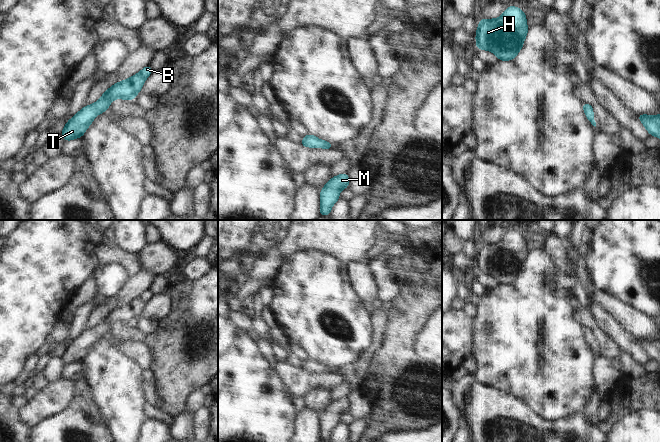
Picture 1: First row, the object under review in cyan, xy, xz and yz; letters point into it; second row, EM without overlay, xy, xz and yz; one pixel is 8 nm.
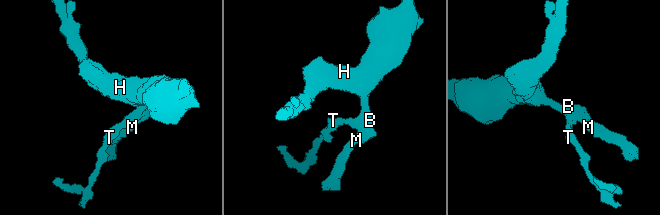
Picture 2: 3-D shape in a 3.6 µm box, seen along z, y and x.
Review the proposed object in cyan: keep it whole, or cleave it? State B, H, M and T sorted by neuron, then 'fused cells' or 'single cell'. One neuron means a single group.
groups B H M T; single cell

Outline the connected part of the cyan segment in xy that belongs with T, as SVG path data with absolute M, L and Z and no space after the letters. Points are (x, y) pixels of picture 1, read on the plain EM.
M146 290L135 300L115 307L111 312L107 313L97 326L93 329L86 329L65 348L61 357L63 363L70 365L82 361L89 349L94 345L95 340L105 336L110 331L111 325L117 322L133 324L152 296L153 293Z

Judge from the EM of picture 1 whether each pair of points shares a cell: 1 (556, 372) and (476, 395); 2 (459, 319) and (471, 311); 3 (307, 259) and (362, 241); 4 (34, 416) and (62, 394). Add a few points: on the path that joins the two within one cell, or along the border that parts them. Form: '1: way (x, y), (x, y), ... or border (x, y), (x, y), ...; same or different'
1: border (475, 381), (511, 393), (518, 398); different
2: border (463, 309), (473, 319); different
3: border (304, 250), (324, 251), (346, 263); different
4: way (41, 409), (48, 402), (52, 402), (55, 399); same

